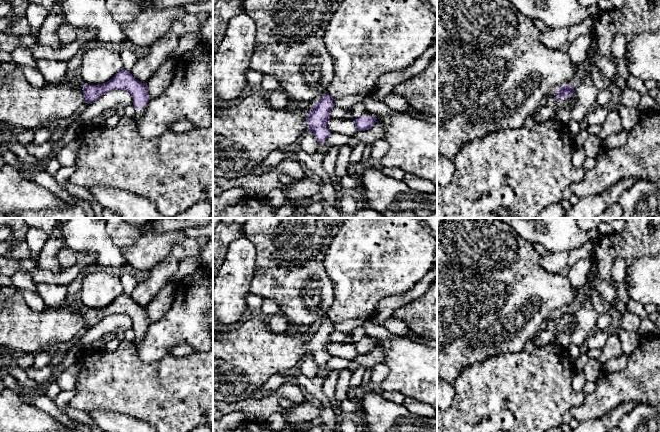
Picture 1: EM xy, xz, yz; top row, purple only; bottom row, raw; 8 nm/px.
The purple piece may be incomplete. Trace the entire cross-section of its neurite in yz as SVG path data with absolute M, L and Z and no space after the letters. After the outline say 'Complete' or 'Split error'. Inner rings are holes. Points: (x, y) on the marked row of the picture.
M565 85L556 91L556 104L565 106L570 109L574 103L574 87L573 85Z. Split error

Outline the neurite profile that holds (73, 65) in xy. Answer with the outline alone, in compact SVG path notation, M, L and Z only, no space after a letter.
M83 46L68 62L67 62L67 74L68 74L68 78L67 79L71 79L72 77L74 77L75 75L77 75L78 70L81 66L82 63L82 59L85 55L85 53L88 51L89 49L86 48L85 46Z

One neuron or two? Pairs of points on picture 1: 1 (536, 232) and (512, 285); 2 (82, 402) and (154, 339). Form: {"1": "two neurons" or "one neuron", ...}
{"1": "two neurons", "2": "two neurons"}

